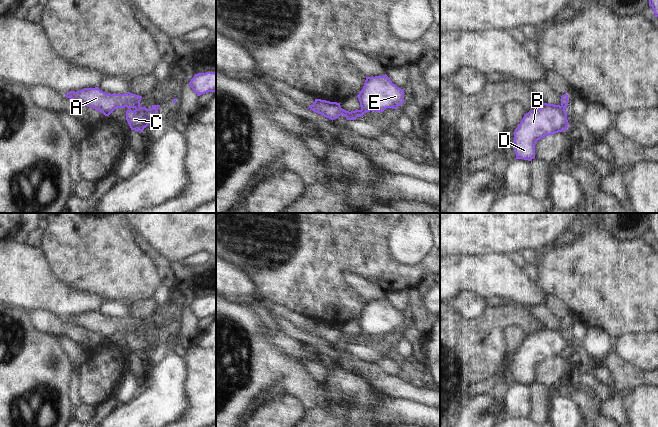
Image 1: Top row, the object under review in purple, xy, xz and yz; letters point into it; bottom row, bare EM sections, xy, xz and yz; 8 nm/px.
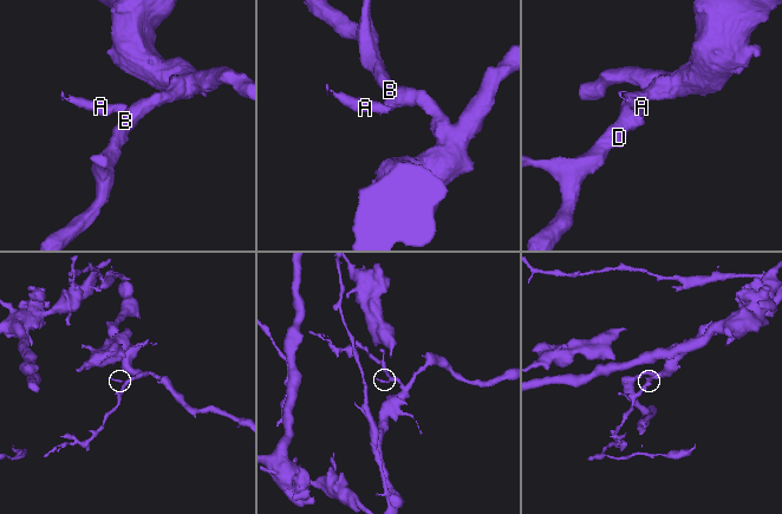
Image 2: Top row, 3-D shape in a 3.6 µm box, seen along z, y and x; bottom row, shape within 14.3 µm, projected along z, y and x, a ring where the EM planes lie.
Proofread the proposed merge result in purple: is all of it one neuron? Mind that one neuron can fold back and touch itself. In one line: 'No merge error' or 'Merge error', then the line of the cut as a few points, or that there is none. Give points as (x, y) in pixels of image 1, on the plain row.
Merge error. Split along xy (139, 330), (135, 332)

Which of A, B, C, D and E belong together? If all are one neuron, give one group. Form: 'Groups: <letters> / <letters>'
Groups: A / B C D E

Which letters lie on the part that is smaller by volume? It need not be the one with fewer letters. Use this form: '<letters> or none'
A

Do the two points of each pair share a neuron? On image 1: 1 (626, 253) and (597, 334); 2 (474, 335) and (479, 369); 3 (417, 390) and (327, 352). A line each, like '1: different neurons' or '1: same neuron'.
1: different neurons
2: same neuron
3: same neuron

